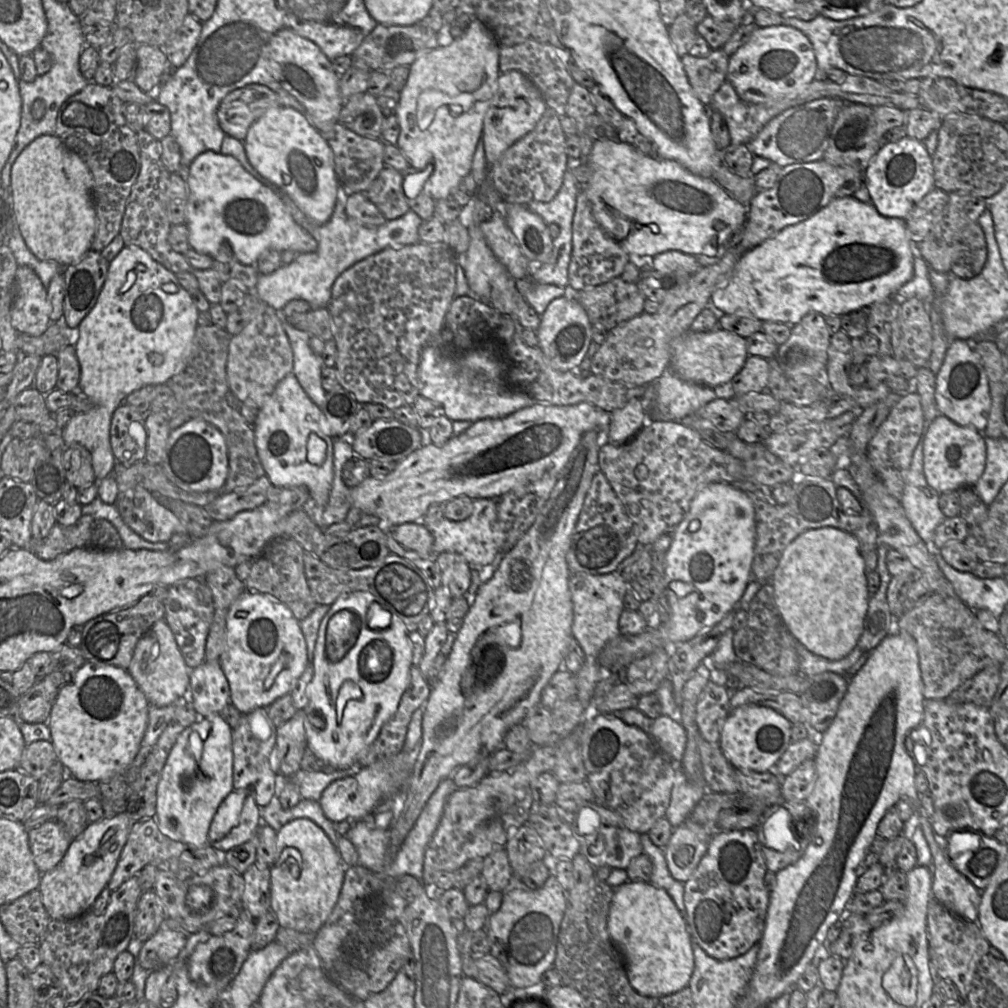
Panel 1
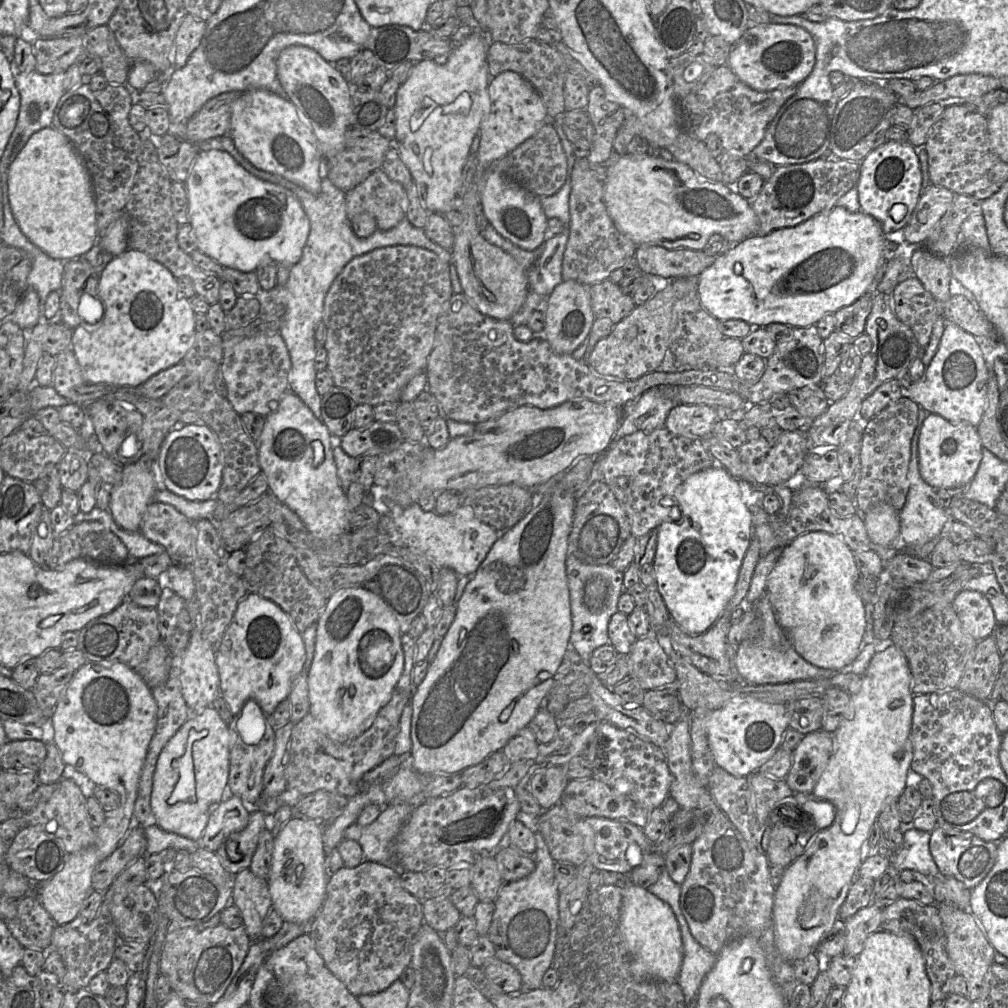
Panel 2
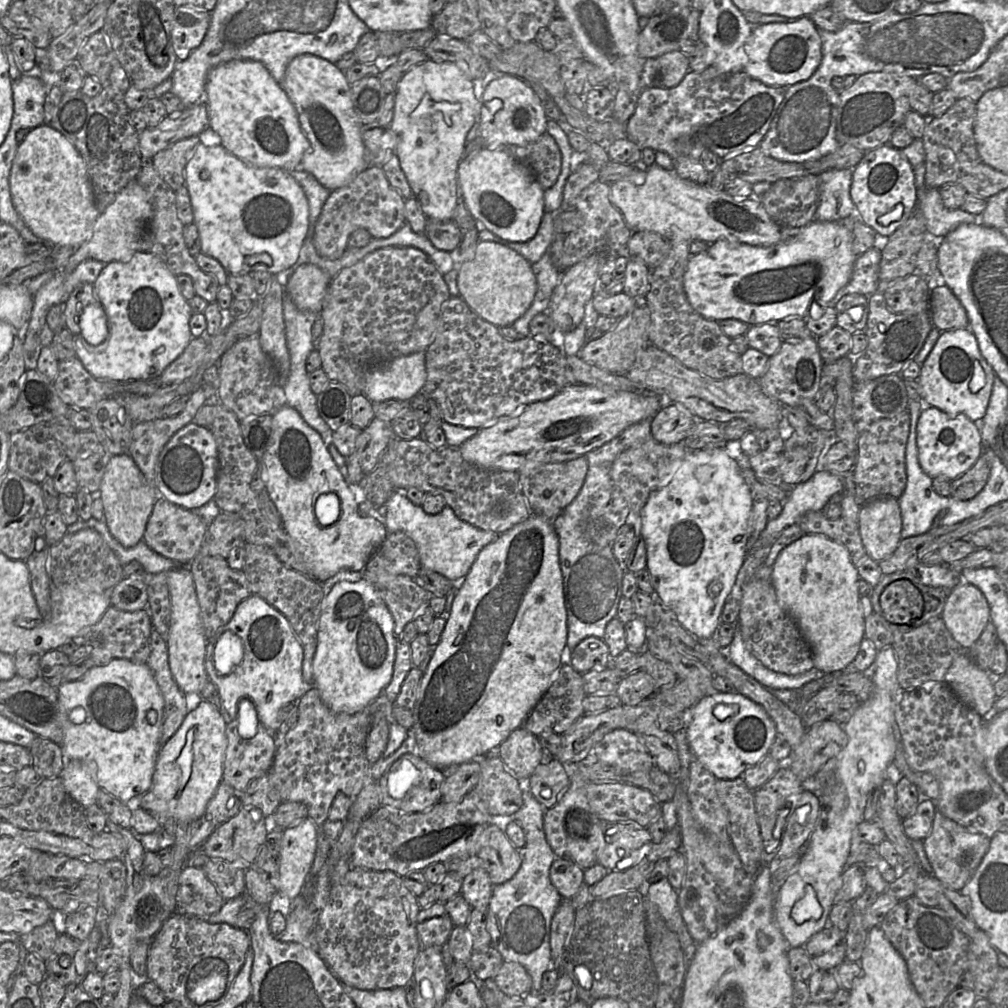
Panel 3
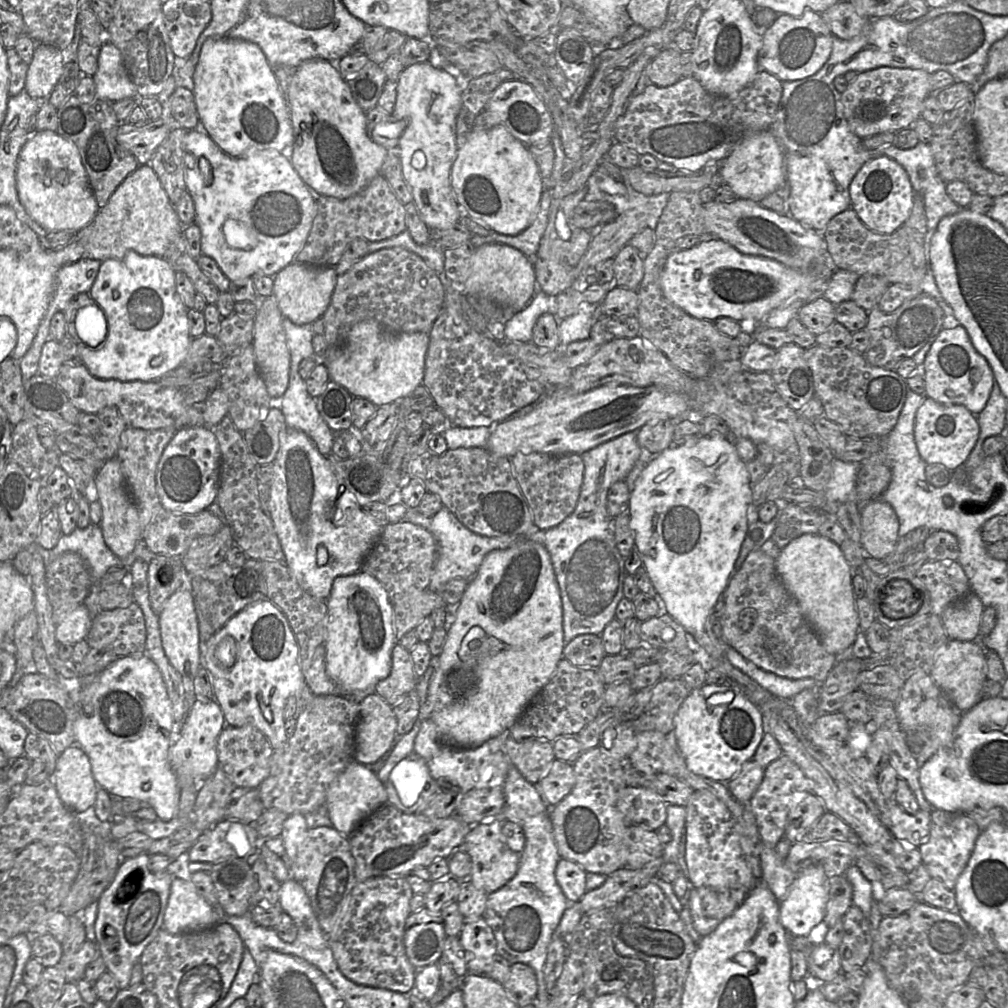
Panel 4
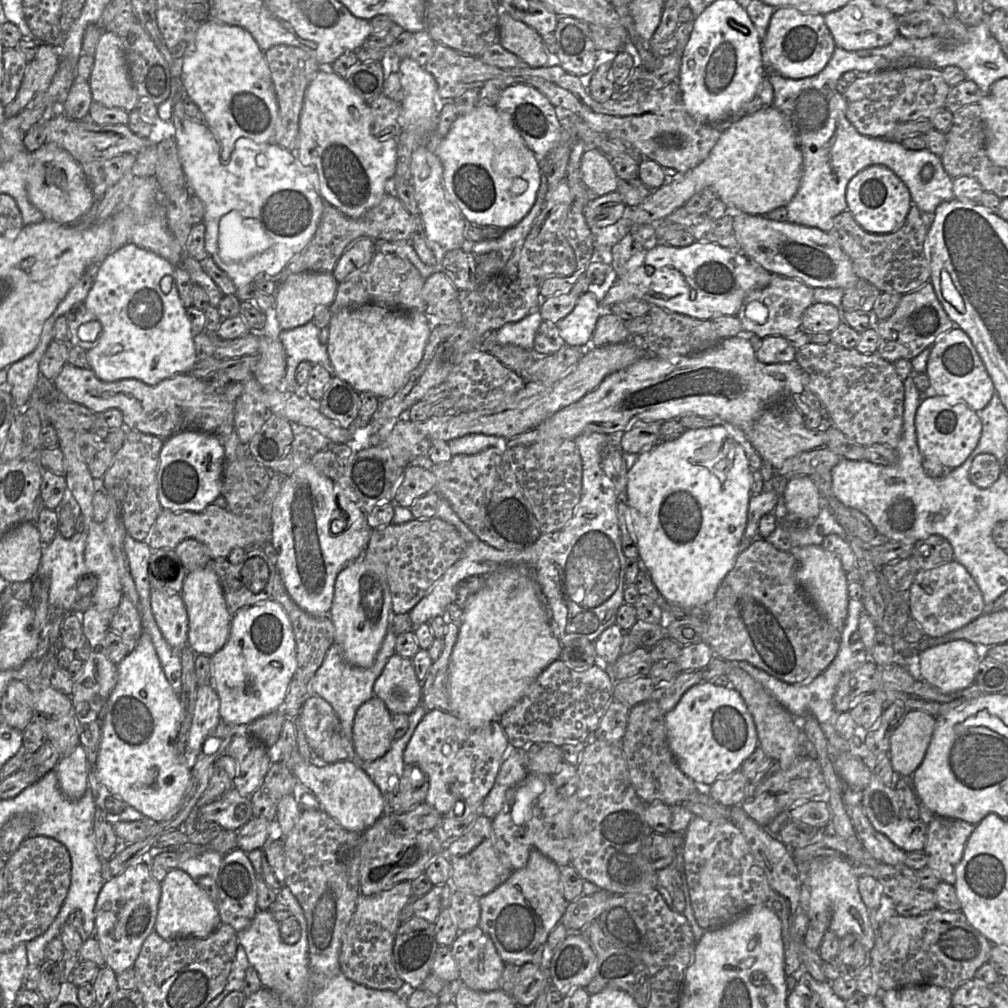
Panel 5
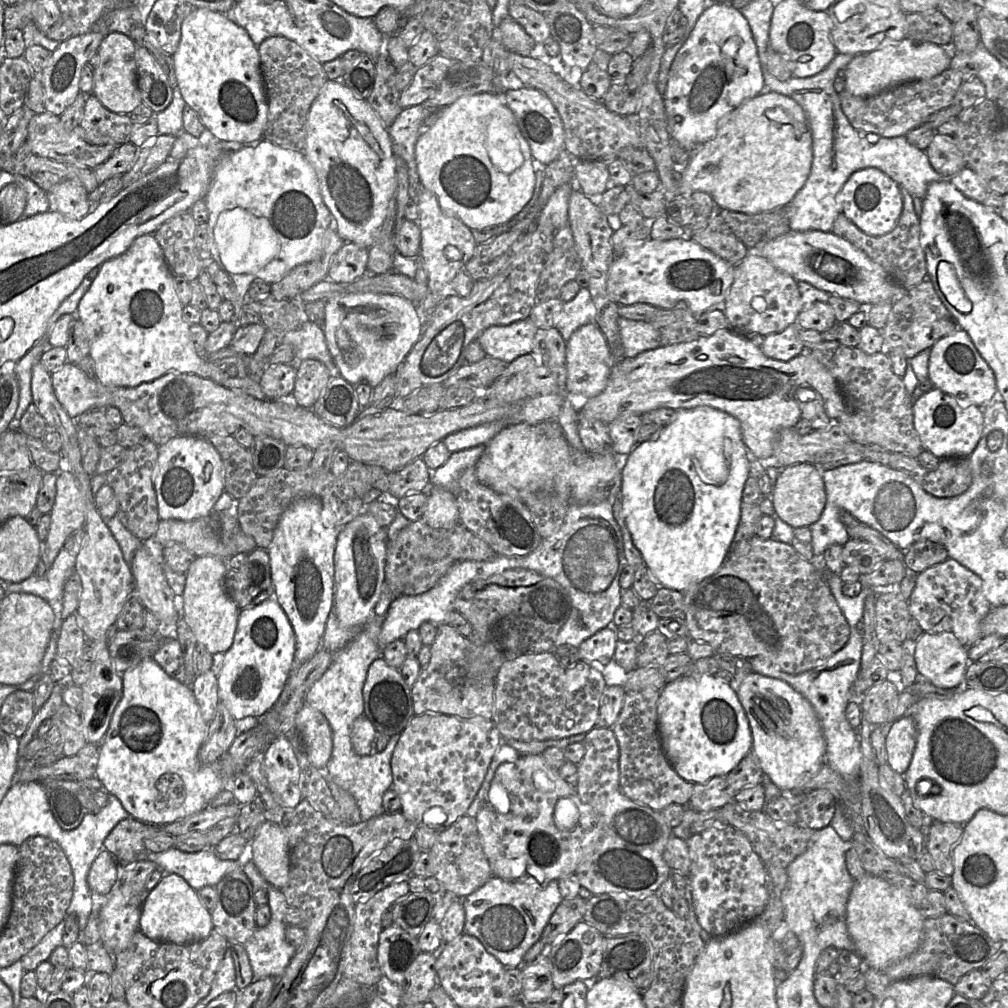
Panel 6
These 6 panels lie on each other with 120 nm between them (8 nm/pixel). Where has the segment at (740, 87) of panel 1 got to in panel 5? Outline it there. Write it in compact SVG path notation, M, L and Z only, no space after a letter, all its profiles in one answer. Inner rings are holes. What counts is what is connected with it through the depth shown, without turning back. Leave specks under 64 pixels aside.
M779 7L779 8L776 8L775 12L773 13L773 15L770 19L767 33L766 33L766 36L763 40L762 60L763 60L763 64L764 64L765 69L772 69L774 72L777 72L786 78L801 79L801 78L814 76L814 75L818 74L820 71L822 71L825 68L825 66L827 65L827 63L829 62L829 60L831 59L836 47L837 46L835 44L833 36L832 36L829 28L826 25L824 15L804 13L804 12L797 10L796 8L793 8L793 7Z

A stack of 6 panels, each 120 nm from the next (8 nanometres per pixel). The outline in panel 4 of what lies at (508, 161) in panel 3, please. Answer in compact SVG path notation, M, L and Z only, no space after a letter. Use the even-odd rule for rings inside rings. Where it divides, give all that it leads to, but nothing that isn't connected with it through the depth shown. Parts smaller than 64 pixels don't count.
M498 124L482 131L472 129L465 143L458 149L451 169L451 186L458 203L474 219L483 220L493 231L505 235L517 235L535 220L544 191L544 179L528 147L514 137L508 129Z

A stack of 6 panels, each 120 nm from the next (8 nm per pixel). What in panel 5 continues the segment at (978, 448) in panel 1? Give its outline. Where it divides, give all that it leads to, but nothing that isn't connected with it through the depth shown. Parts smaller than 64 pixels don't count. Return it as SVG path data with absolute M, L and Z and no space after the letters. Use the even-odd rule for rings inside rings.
M935 395L920 402L915 426L917 444L922 456L939 461L947 469L954 469L965 462L976 448L982 433L982 422L976 411L965 403Z

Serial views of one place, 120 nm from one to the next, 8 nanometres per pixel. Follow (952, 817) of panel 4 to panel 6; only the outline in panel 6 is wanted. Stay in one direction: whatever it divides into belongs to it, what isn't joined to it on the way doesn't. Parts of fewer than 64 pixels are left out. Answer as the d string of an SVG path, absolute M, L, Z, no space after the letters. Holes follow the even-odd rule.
M938 821L932 823L926 850L930 853L937 872L952 878L954 872L953 853L963 831L963 824Z

